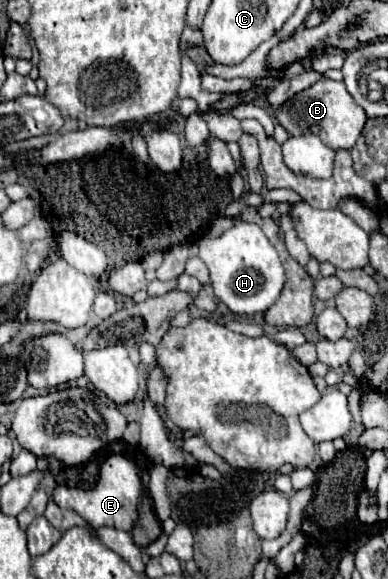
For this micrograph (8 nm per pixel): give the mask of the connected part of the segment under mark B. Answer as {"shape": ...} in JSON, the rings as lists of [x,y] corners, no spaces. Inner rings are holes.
{"shape":[[[321,79],[309,89],[297,93],[295,97],[287,99],[285,105],[275,113],[275,119],[287,129],[289,135],[305,135],[313,133],[319,135],[325,145],[331,149],[351,149],[361,135],[361,129],[367,121],[365,111],[353,101],[353,97],[347,93],[345,85],[341,81],[333,79]]]}

